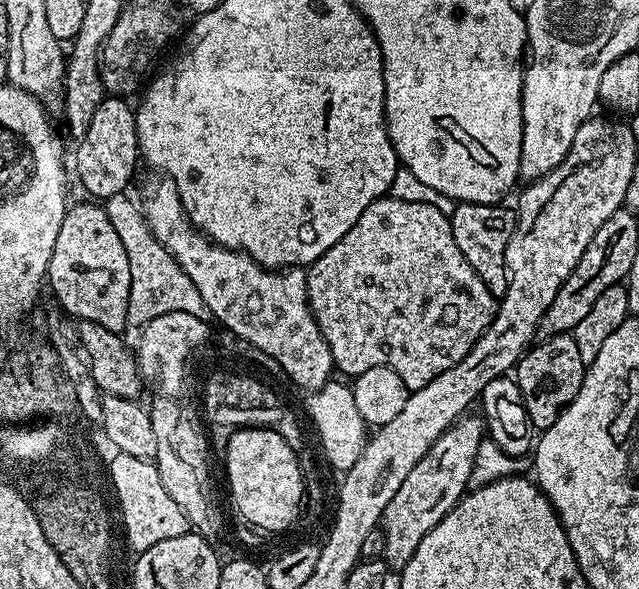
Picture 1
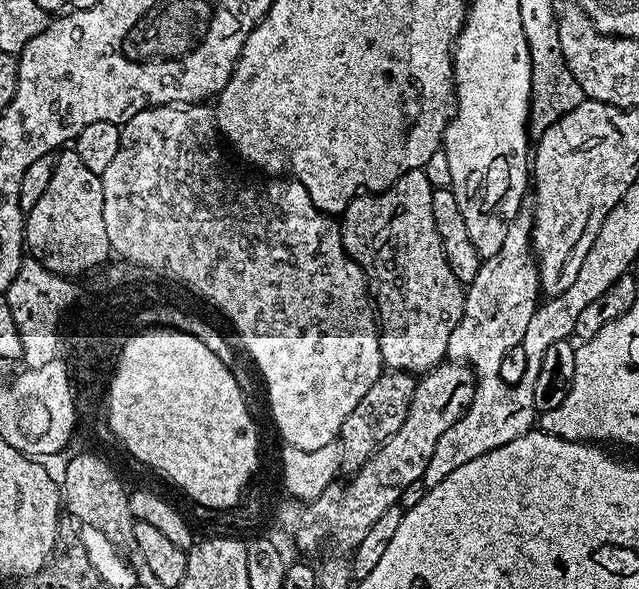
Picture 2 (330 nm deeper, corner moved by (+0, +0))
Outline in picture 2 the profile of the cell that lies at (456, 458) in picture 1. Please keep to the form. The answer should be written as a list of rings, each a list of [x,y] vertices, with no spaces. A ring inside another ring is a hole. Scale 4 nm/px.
[[[514,222],[514,226],[508,227],[502,247],[481,259],[474,282],[466,285],[462,318],[458,318],[458,326],[454,326],[450,334],[447,359],[472,369],[476,389],[462,418],[438,438],[438,446],[434,446],[434,455],[424,471],[425,489],[438,486],[442,478],[450,478],[458,466],[466,466],[466,462],[474,462],[474,458],[482,458],[482,454],[490,454],[490,450],[498,450],[498,446],[506,446],[506,442],[525,436],[537,423],[534,392],[528,392],[528,400],[524,400],[524,388],[502,382],[502,358],[525,343],[533,327],[532,319],[535,321],[538,316],[536,299],[542,296],[536,253],[526,248],[532,246],[532,234],[516,226]]]

